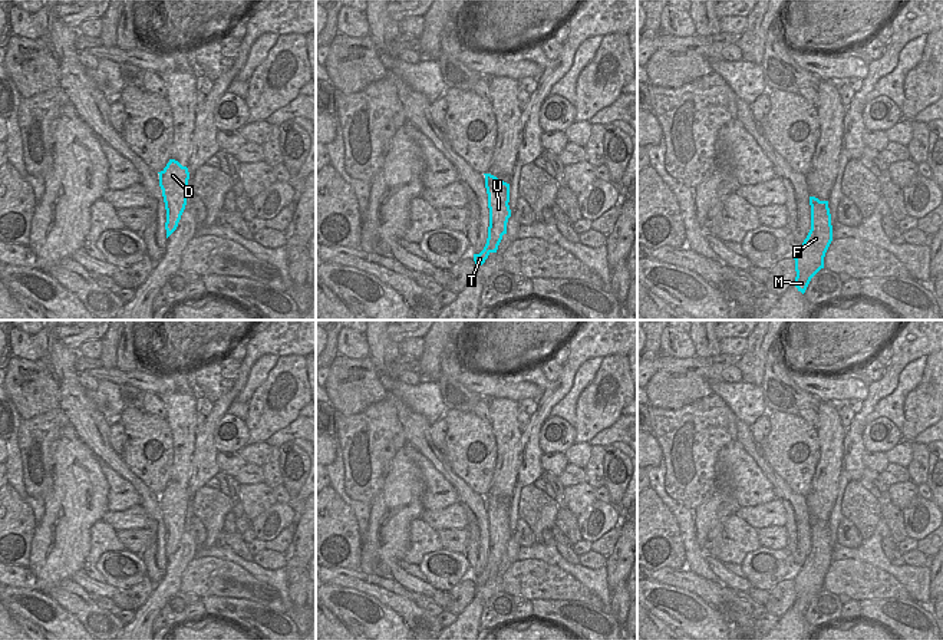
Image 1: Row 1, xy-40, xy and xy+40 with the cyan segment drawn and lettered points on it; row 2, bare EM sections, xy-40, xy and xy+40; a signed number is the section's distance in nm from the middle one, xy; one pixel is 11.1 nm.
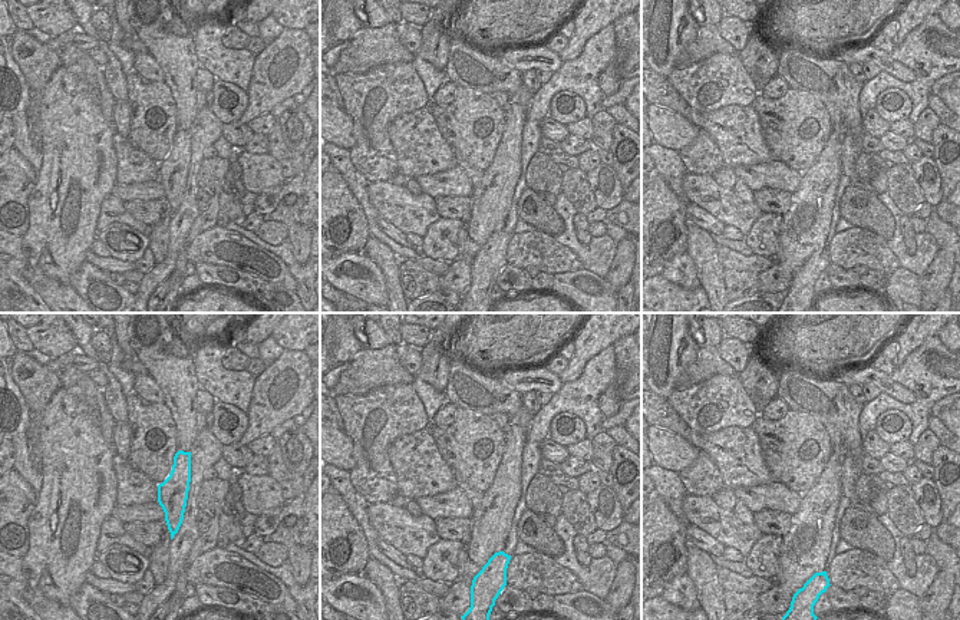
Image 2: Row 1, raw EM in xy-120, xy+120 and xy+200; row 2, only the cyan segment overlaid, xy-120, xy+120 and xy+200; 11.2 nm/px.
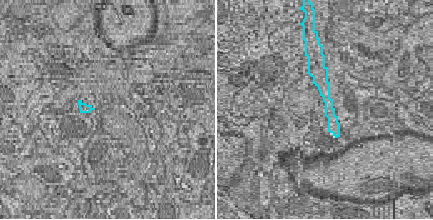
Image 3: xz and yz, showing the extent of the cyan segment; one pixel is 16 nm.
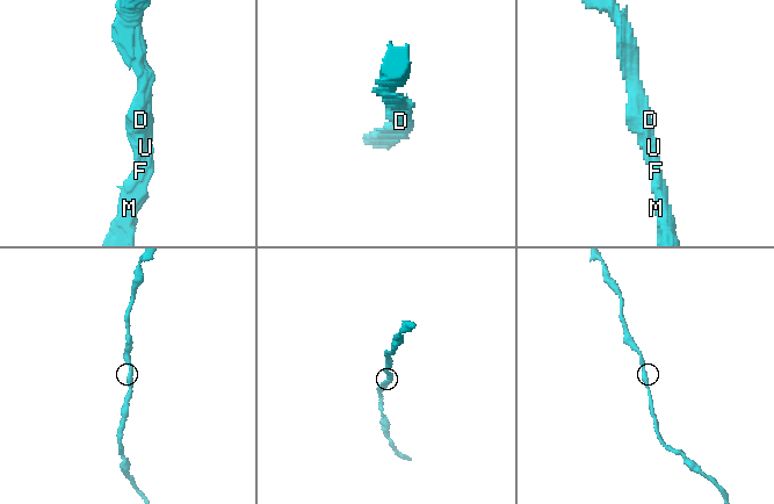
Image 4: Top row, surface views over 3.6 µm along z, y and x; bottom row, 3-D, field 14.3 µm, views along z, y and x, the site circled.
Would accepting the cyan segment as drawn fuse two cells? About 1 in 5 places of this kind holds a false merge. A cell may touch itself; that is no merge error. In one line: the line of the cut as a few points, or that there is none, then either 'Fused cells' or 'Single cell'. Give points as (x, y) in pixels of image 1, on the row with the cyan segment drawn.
No split. Single cell.

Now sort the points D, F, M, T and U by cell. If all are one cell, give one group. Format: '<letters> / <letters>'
D F M T U

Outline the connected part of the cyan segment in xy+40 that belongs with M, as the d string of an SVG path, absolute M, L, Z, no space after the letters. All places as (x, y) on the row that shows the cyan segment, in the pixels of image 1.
M810 197L811 230L802 245L794 251L797 277L794 286L805 293L811 278L824 268L824 257L832 241L828 201Z

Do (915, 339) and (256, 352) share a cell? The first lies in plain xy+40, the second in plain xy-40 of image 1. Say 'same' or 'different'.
same

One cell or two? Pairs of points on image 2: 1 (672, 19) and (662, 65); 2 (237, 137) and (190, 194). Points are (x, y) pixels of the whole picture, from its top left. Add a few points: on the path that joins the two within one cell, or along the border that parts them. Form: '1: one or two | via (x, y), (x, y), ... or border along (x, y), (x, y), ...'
1: one | via (670, 30), (662, 53)
2: two | border along (223, 125), (221, 135)

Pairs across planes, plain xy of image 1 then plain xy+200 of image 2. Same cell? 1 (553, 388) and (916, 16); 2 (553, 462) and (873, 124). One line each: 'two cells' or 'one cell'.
1: one cell
2: one cell

